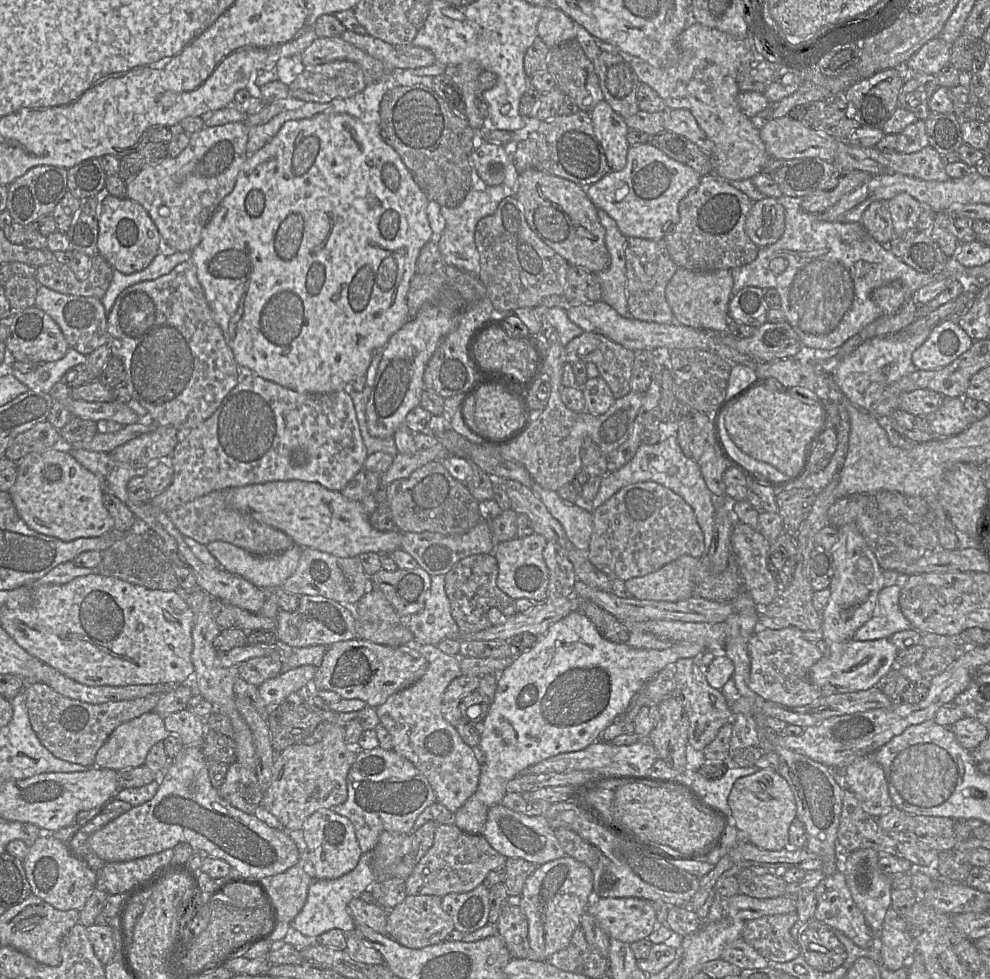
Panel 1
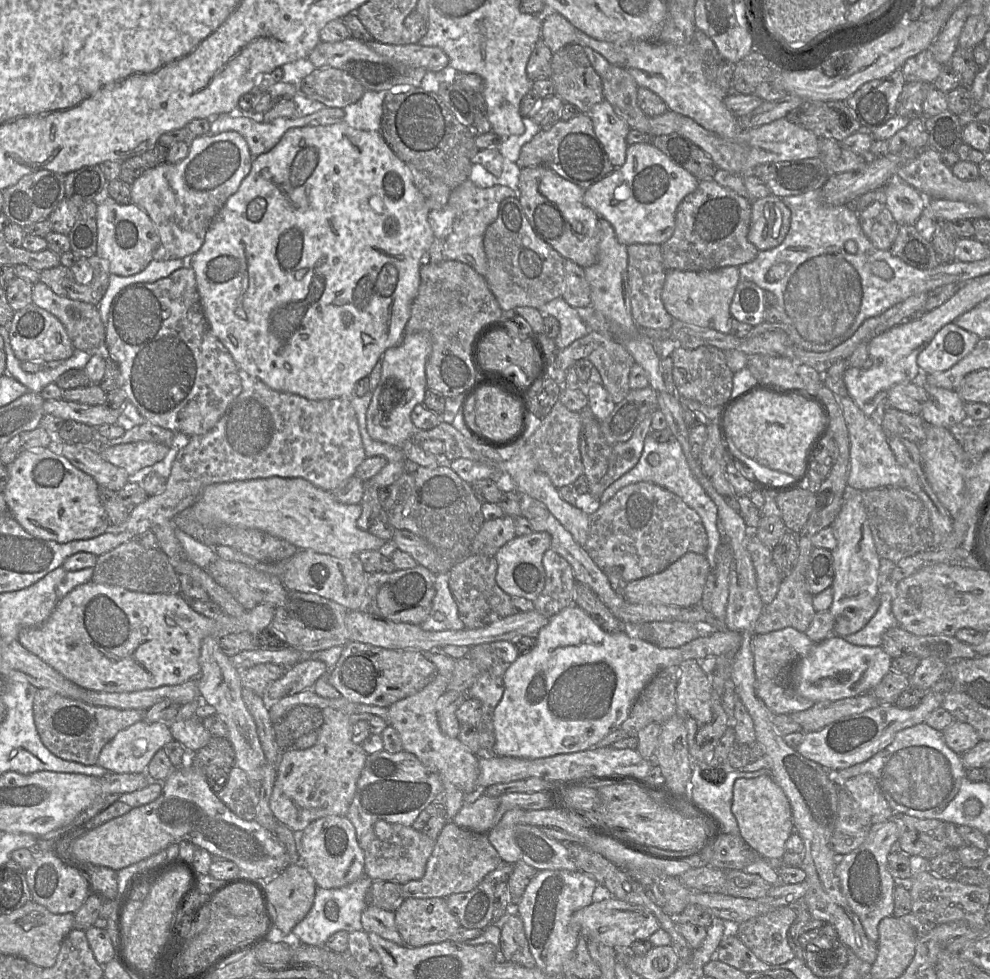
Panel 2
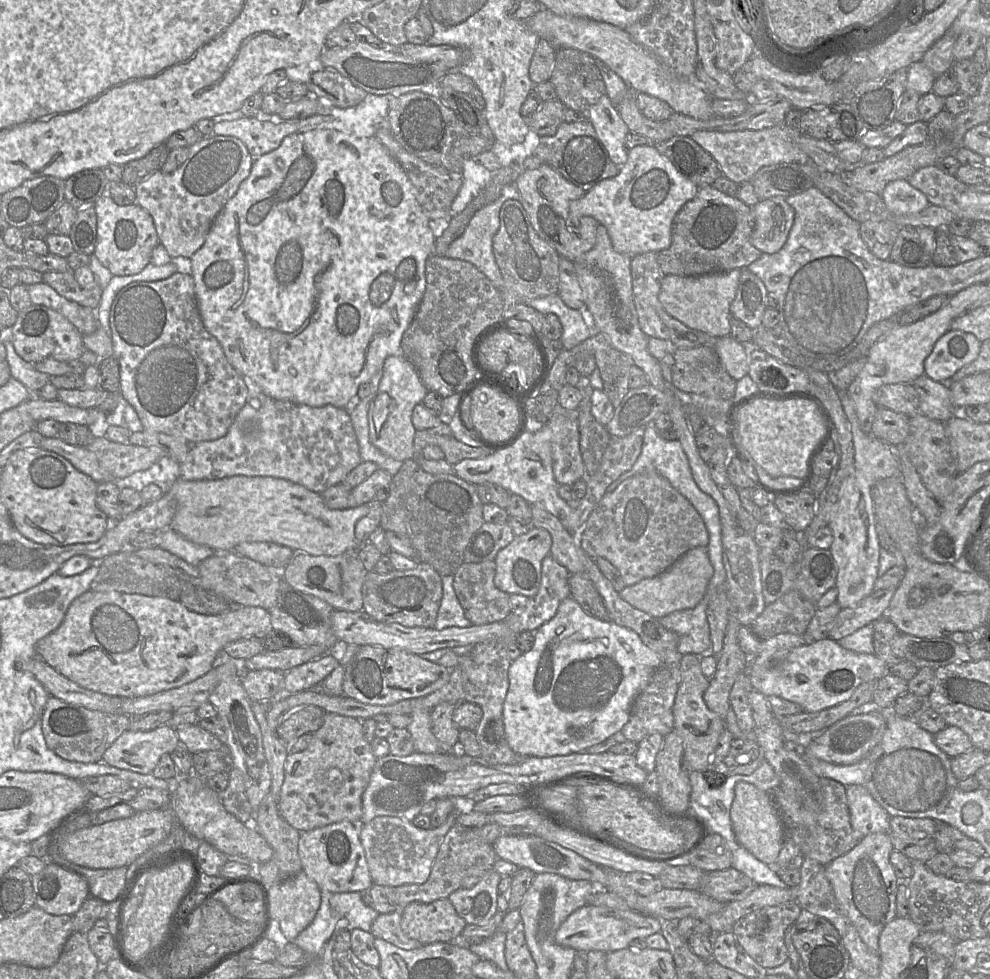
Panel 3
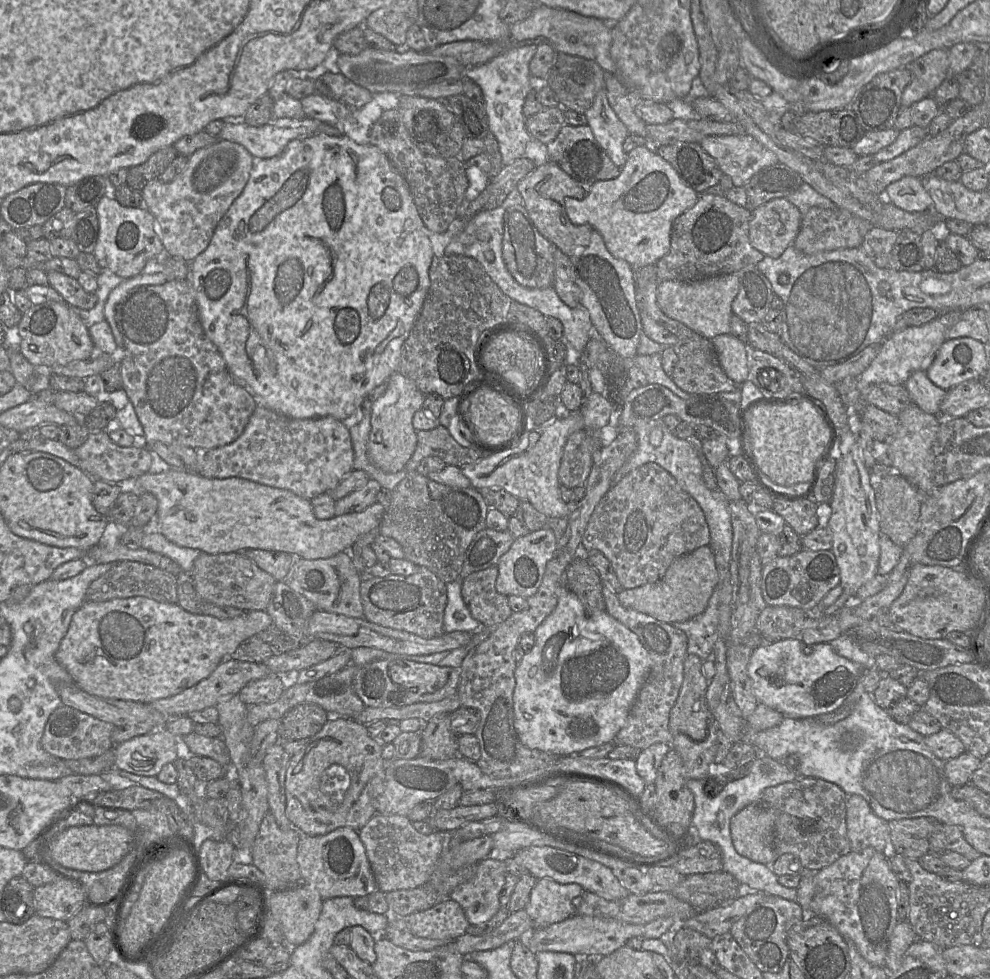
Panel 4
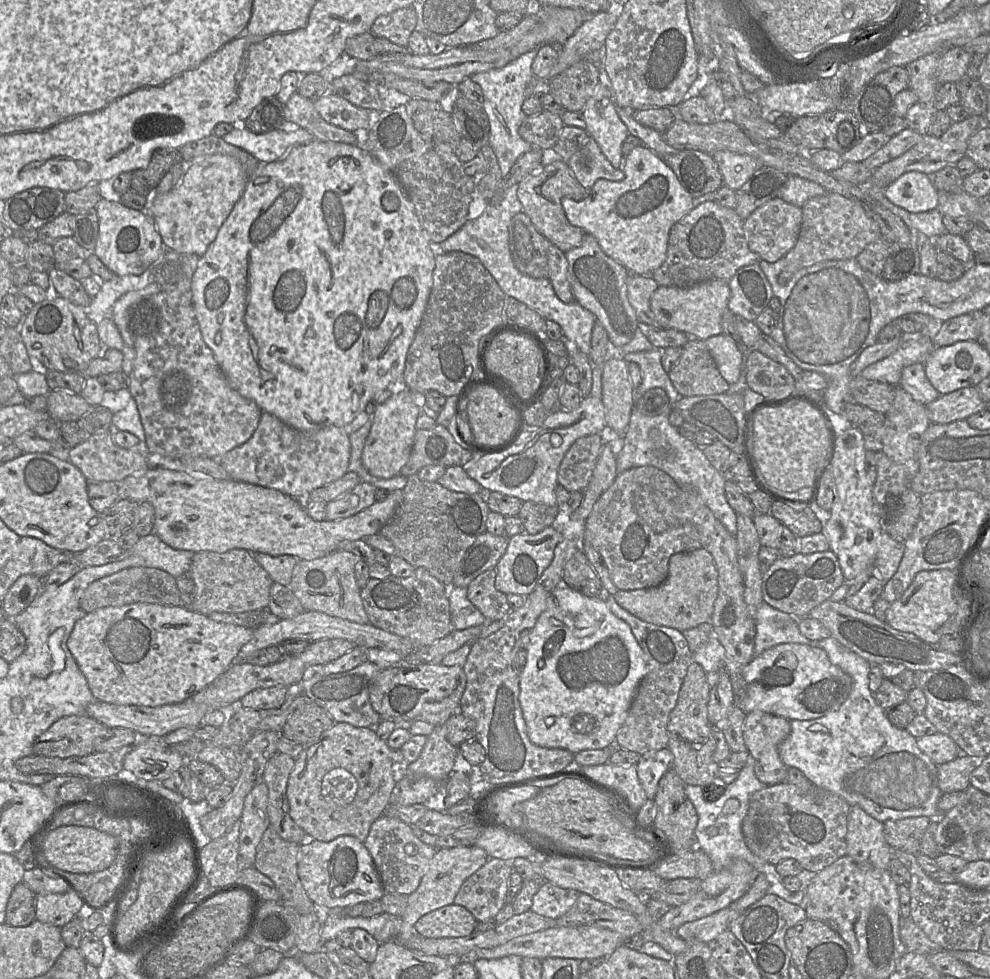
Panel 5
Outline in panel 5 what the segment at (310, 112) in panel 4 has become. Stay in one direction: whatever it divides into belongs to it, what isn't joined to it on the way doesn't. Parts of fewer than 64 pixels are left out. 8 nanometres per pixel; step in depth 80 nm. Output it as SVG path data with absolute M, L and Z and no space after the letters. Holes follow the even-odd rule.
M326 94L313 101L313 105L329 124L352 132L361 128L368 129L368 133L371 130L368 109L357 107L337 94Z

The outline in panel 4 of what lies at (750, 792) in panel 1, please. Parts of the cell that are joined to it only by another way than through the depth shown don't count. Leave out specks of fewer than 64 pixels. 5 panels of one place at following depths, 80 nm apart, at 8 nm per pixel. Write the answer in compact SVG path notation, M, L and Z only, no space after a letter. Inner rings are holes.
M759 803L737 812L731 819L730 830L733 845L740 855L765 865L772 865L777 858L773 845L773 815Z

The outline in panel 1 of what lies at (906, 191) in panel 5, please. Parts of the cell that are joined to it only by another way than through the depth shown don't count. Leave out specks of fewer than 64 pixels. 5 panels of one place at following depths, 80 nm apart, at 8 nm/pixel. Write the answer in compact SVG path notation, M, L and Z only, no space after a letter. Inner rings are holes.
M900 193L889 201L894 236L917 226L923 205L907 193Z

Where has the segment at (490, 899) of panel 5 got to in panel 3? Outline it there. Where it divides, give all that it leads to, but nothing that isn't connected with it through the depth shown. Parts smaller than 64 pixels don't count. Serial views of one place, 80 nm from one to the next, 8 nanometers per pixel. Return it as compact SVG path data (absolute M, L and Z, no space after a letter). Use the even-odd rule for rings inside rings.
M493 868L471 888L452 892L448 899L467 924L484 925L498 911L497 890L502 876Z

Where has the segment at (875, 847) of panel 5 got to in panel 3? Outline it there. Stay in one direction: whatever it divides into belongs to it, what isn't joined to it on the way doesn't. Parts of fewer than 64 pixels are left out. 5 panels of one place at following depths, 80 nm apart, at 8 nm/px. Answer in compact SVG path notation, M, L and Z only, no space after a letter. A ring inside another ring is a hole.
M857 784L846 786L850 822L862 838L872 833L889 833L891 816L872 797L869 791Z

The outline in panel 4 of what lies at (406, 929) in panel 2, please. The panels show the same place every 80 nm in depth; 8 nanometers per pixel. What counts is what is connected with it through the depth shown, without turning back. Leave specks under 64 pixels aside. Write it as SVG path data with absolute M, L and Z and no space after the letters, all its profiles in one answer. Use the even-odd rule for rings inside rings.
M450 898L405 918L414 936L428 939L453 940L470 926L462 907Z

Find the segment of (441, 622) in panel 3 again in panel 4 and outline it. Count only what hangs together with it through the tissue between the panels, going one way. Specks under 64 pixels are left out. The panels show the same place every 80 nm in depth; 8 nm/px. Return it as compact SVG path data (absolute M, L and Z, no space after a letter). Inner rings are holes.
M460 580L447 583L446 589L447 604L444 610L444 632L475 632L478 630L481 624L471 616L468 607L463 601Z

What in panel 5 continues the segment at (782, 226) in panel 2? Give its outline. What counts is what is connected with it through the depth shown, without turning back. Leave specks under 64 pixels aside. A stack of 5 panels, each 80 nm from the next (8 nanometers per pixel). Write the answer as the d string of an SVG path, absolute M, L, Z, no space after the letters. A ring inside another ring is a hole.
M779 197L771 199L744 220L743 229L749 249L758 254L762 260L777 262L796 245L802 227L802 217L802 208Z

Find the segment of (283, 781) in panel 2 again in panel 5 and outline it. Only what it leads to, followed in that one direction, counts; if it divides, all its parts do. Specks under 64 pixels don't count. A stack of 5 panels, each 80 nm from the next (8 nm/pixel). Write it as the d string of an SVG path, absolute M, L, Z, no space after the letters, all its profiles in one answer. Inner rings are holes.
M345 722L333 723L317 738L303 745L288 777L286 797L290 818L306 833L308 840L329 842L339 836L350 835L364 842L372 823L389 804L397 781L399 771L395 769L389 753L386 741L378 738L373 729Z

